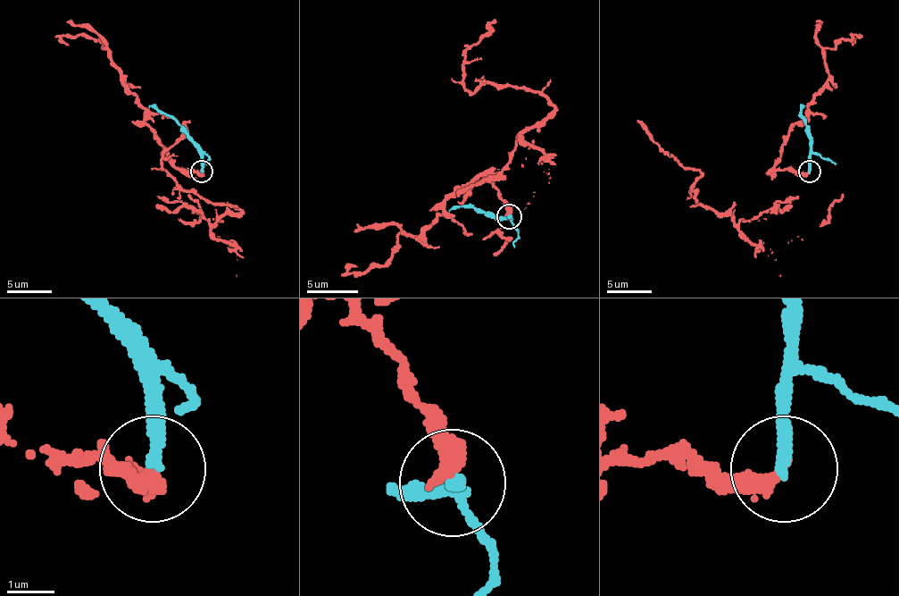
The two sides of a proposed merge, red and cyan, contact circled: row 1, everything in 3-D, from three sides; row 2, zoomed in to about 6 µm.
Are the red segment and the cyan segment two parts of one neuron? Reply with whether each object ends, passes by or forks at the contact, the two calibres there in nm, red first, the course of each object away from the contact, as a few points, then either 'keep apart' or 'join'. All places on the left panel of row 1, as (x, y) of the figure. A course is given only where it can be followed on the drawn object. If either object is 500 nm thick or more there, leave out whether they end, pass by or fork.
red ends there; cyan ends there; 440 nm thick on the red side, 280 nm on the other; red runs (200, 171), (187, 171), (182, 200), (211, 224), (240, 211), (202, 200), (162, 169), (162, 155), (191, 121); cyan runs (202, 171), (202, 151), (195, 142), (170, 117), (151, 106), (148, 108); keep apart

